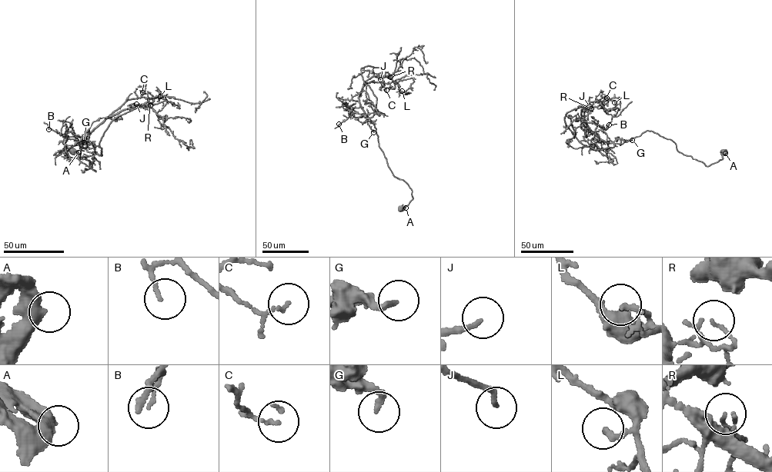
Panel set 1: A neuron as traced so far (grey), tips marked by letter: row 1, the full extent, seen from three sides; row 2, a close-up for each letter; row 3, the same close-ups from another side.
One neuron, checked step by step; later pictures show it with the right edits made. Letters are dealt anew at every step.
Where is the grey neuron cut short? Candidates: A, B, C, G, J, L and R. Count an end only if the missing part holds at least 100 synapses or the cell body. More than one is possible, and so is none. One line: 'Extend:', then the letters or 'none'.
Extend: none

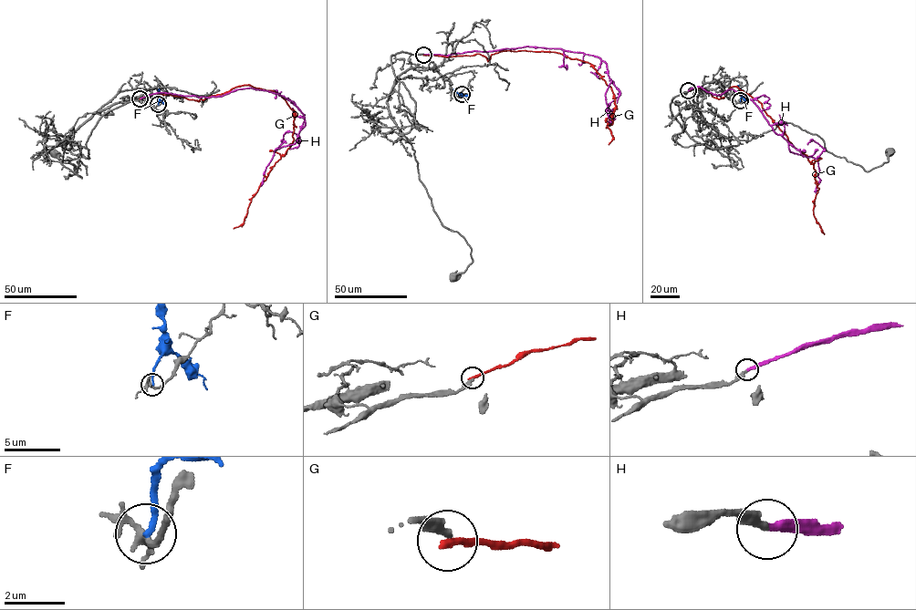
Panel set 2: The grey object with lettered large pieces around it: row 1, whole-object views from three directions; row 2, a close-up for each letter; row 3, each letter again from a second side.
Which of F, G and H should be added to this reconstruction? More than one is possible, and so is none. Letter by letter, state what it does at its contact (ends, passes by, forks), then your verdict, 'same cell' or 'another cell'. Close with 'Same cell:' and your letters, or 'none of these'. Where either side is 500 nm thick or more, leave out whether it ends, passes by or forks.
F: it ends | another cell
G: it ends | another cell
H: it ends | same cell
Same cell: H

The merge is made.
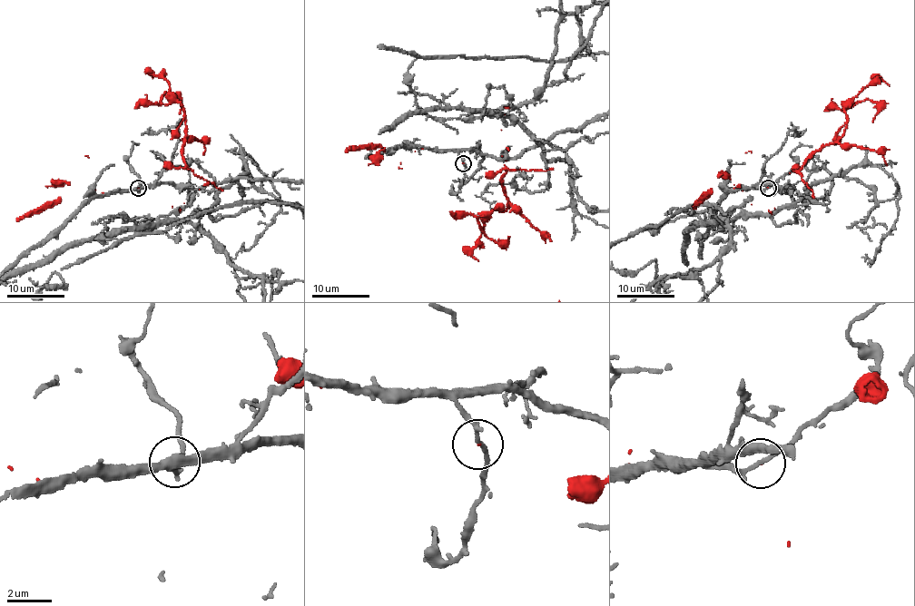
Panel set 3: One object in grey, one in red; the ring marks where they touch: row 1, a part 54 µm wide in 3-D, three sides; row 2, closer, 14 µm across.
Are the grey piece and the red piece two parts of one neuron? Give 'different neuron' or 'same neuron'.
different neuron

